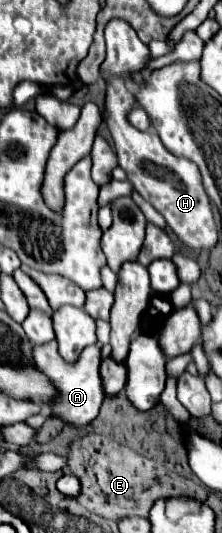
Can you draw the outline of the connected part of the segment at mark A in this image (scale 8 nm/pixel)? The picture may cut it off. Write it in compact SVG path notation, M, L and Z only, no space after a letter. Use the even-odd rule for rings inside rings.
M55 340L33 348L35 370L39 370L47 378L51 378L51 384L57 390L57 394L43 404L49 408L51 416L59 418L67 426L87 426L99 414L101 402L105 398L103 386L101 386L101 376L99 376L99 364L101 364L101 354L99 352L101 352L101 348L97 344L93 344L93 346L87 346L75 362L65 362L59 356L59 348L57 348Z

